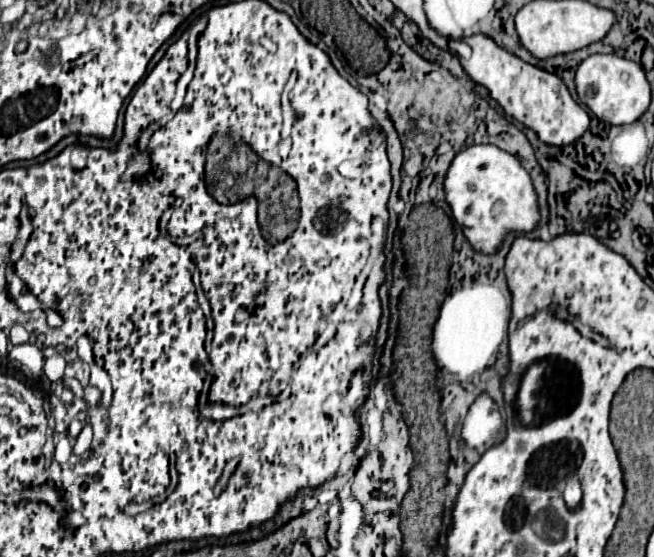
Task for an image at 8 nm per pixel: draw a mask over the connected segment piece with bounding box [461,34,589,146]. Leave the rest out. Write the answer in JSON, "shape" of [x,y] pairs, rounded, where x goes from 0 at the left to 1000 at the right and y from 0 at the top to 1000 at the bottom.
{"shape":[[[717,65],[714,79],[723,86],[723,97],[717,108],[705,111],[711,129],[723,140],[723,147],[739,151],[748,162],[751,176],[760,180],[778,208],[818,233],[824,251],[830,251],[833,259],[864,262],[879,255],[901,230],[901,205],[876,180],[855,136],[800,111],[772,86],[763,86],[748,65]]]}

